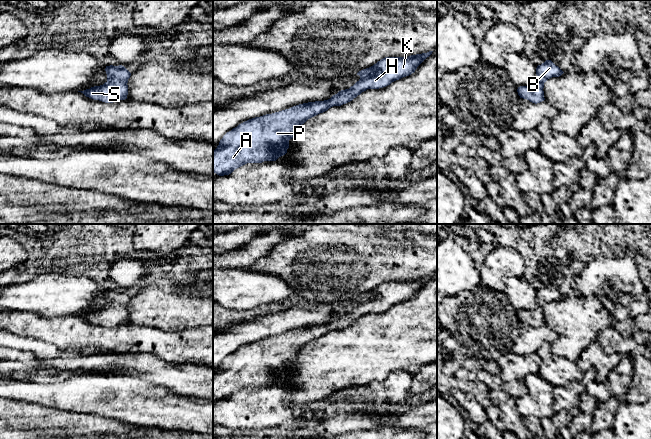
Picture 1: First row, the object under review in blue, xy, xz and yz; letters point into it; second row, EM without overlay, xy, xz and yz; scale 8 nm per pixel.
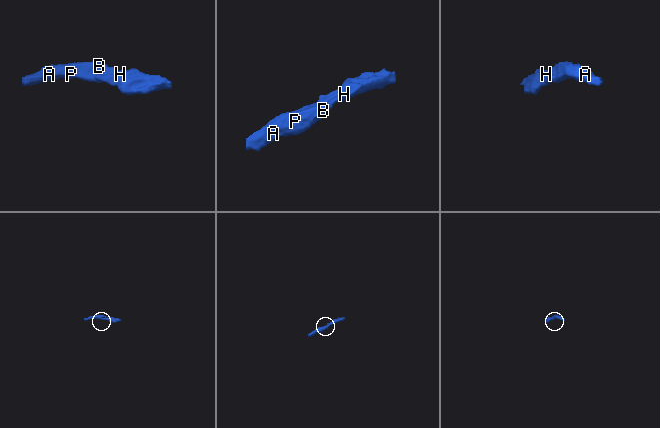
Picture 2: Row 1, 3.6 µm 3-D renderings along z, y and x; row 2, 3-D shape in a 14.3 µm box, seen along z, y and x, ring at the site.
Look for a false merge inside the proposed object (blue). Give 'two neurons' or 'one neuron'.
one neuron

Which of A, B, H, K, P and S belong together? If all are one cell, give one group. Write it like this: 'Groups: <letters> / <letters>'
Groups: A B H K P S

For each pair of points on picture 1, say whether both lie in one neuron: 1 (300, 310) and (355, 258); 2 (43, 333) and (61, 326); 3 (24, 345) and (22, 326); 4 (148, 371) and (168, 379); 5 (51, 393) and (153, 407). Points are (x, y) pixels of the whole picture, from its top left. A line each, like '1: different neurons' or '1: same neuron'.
1: different neurons
2: same neuron
3: different neurons
4: same neuron
5: same neuron

